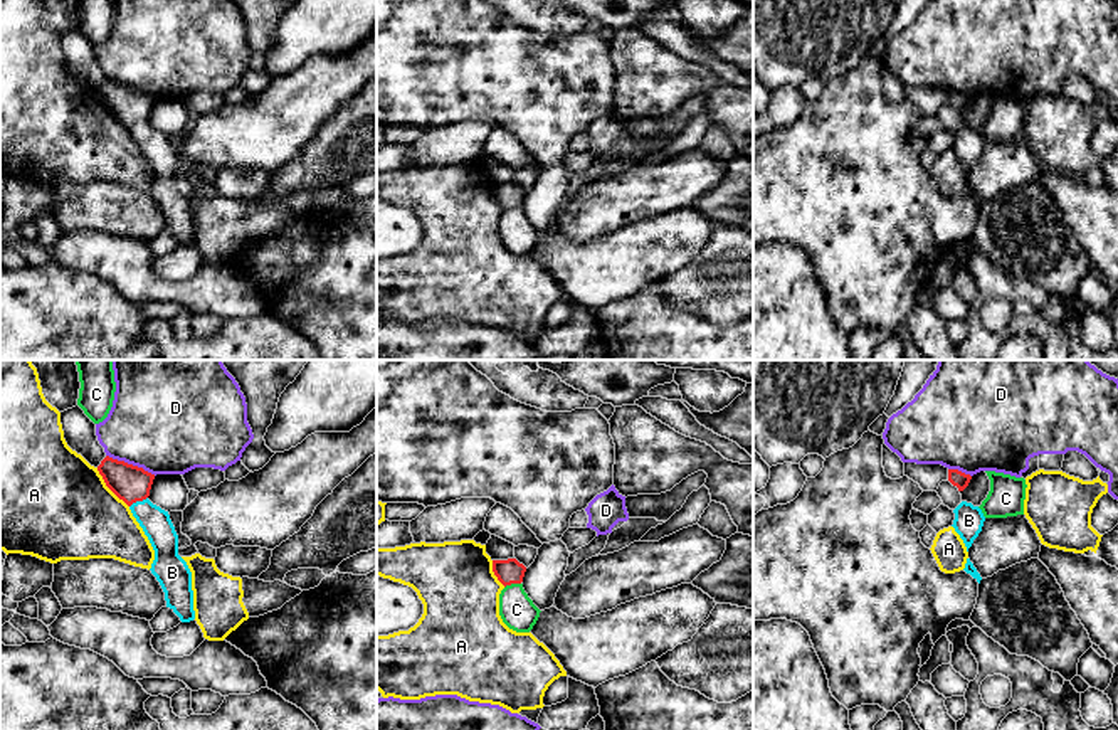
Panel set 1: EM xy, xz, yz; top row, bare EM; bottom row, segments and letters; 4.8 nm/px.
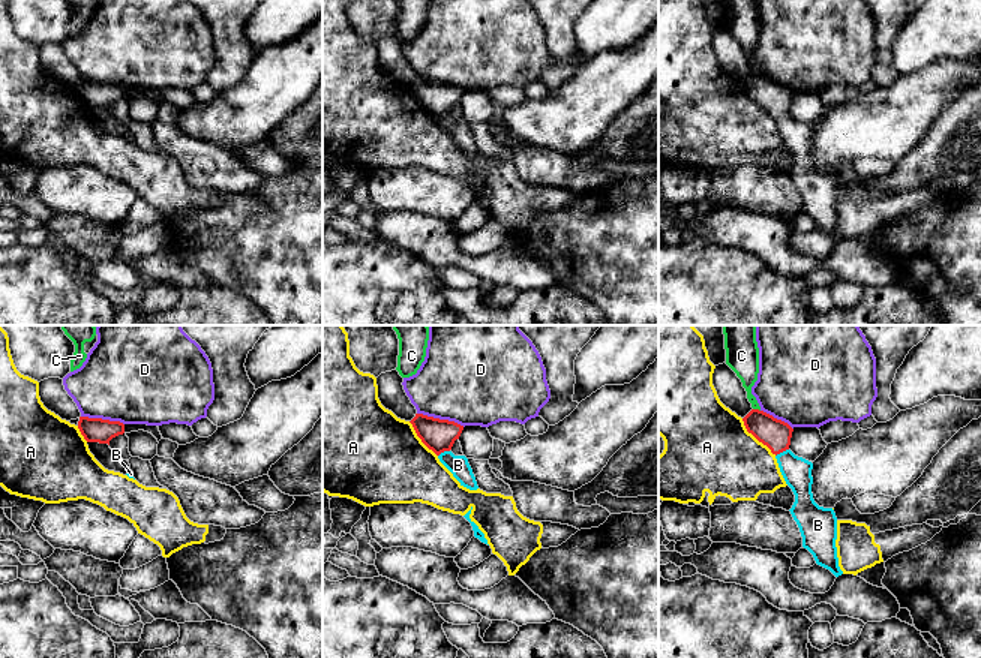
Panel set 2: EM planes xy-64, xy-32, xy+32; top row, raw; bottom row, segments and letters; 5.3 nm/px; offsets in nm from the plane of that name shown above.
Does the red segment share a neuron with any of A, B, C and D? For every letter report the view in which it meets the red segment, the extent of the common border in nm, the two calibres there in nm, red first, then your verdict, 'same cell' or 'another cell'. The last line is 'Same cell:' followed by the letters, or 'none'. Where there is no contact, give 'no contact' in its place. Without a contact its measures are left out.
A: xy | 240 nm | 180/480 nm | another cell
B: xy | 100 nm | 180/140 nm | same cell
C: xz | 80 nm | 120/170 nm | another cell
D: xy | 260 nm | 180/480 nm | another cell
Same cell: B

